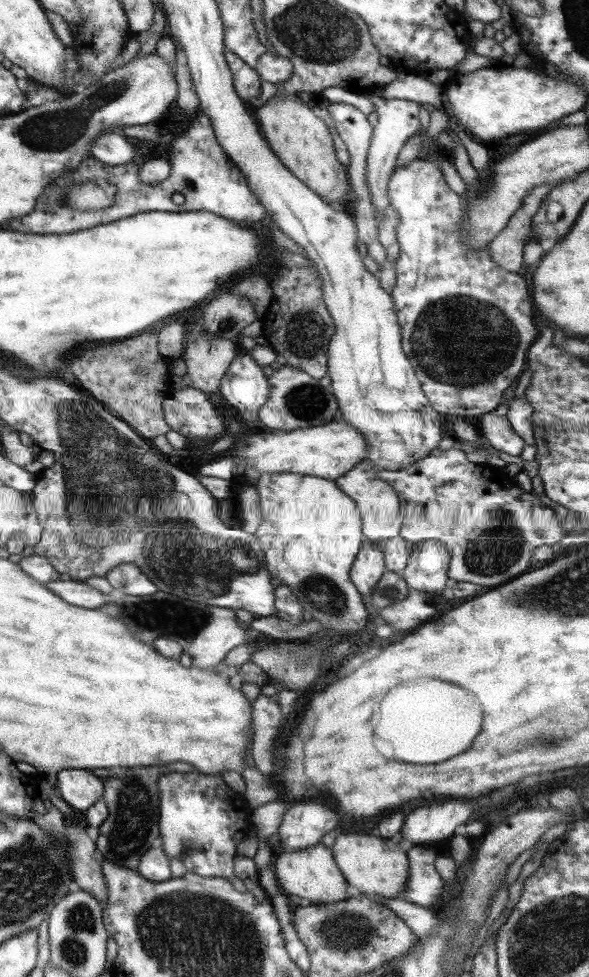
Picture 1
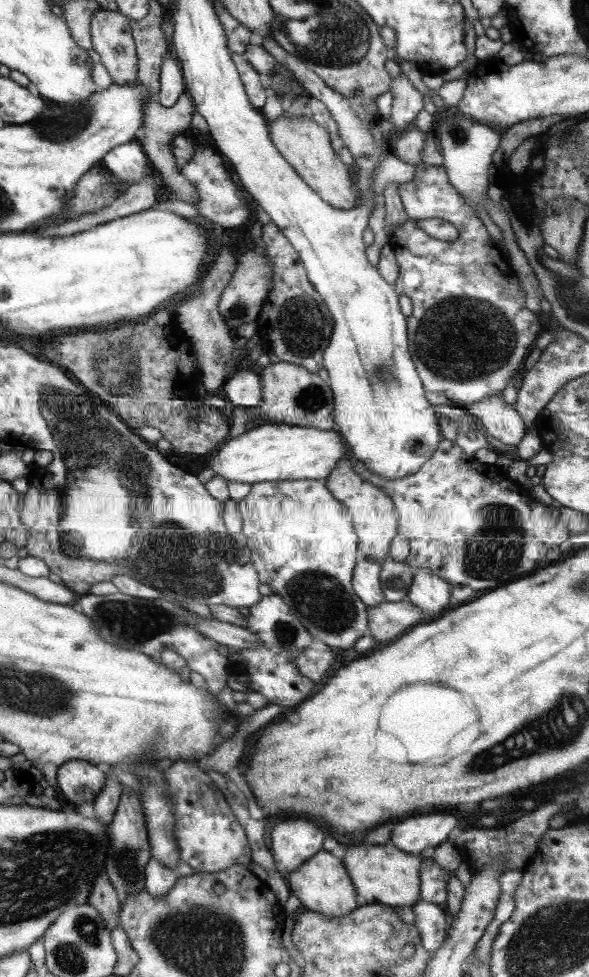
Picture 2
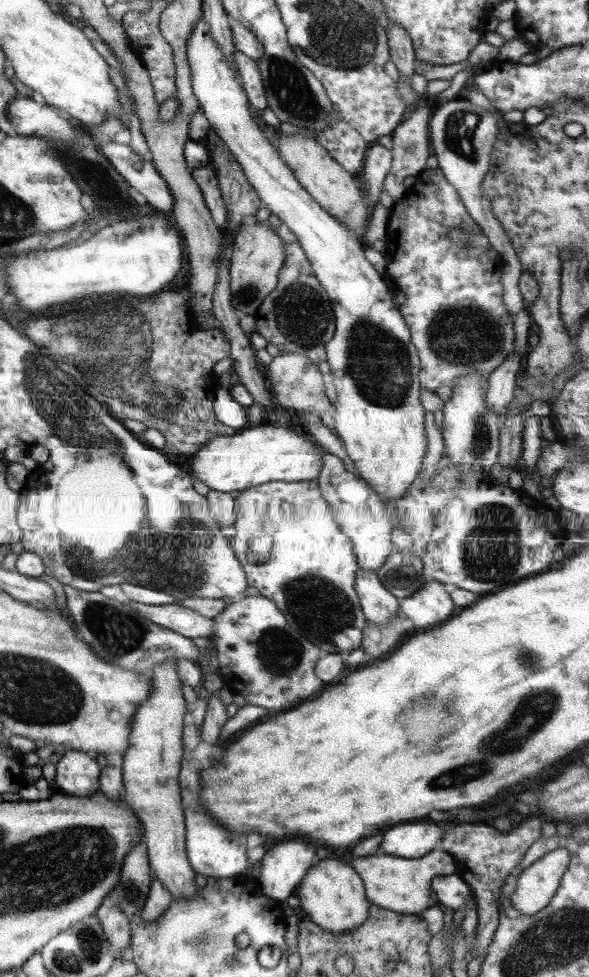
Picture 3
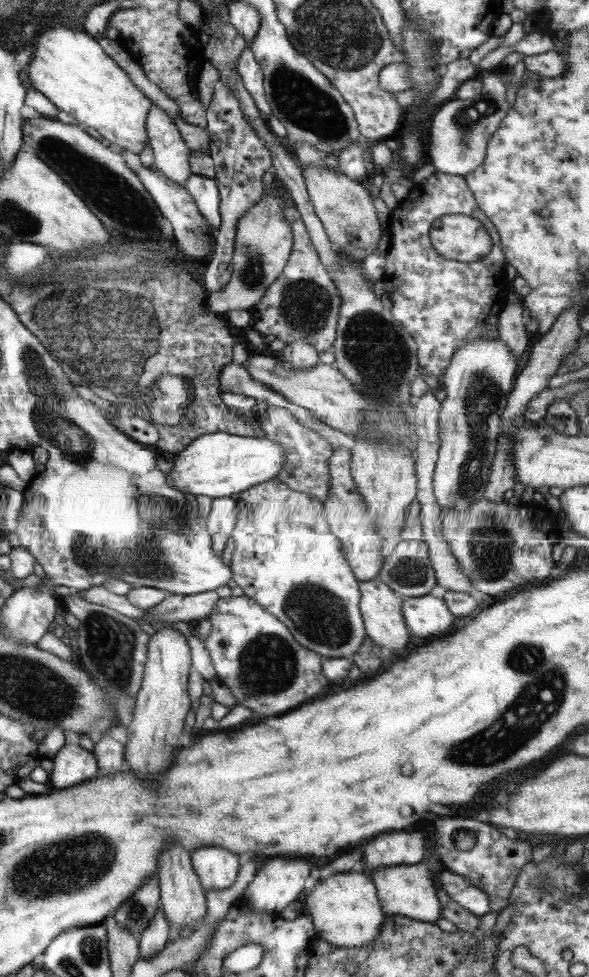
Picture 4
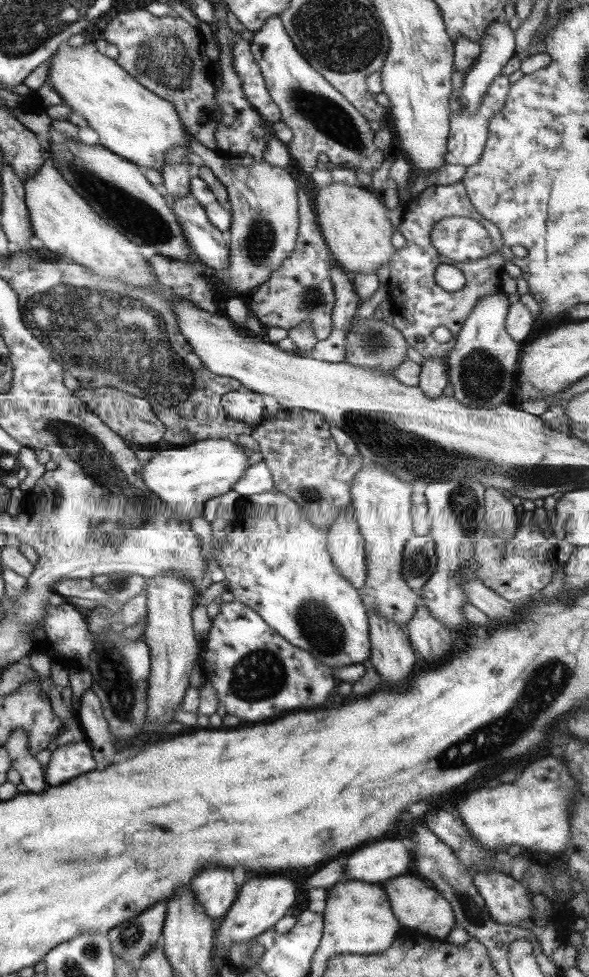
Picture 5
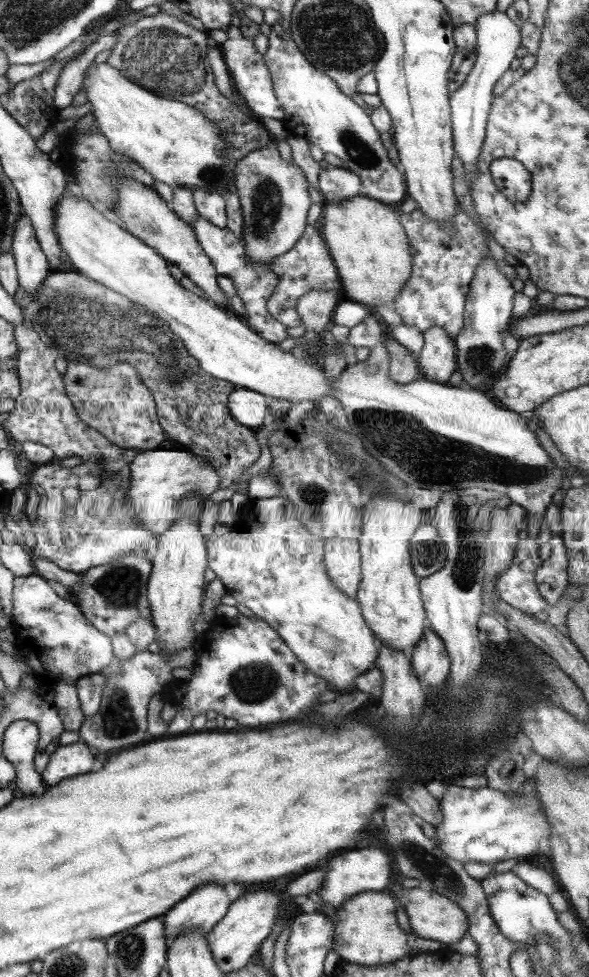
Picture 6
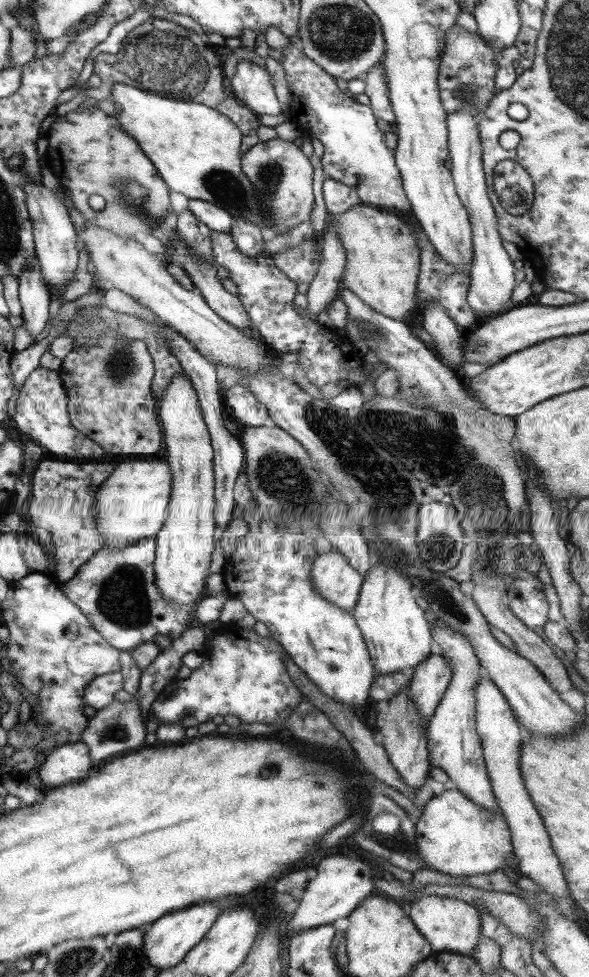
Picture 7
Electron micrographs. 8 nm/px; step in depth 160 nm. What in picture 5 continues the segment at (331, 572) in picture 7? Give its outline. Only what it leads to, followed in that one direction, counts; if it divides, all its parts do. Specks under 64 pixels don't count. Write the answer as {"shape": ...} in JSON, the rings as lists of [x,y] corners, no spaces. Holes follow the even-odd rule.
{"shape":[[[352,507],[340,509],[335,520],[327,532],[328,552],[336,570],[360,590],[367,579],[366,542],[360,534]]]}

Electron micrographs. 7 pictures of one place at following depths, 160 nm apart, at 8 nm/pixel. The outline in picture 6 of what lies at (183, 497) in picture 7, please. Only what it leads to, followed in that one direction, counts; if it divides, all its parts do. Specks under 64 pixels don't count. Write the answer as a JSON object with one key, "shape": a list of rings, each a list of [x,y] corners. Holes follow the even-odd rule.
{"shape":[[[189,494],[181,500],[181,516],[172,527],[166,532],[158,534],[158,550],[152,560],[151,575],[148,579],[148,603],[151,612],[151,621],[153,622],[156,640],[155,651],[162,654],[170,654],[174,657],[174,652],[180,652],[185,648],[193,646],[191,642],[195,640],[198,633],[194,630],[194,625],[200,624],[200,616],[203,611],[202,602],[204,599],[207,583],[204,580],[204,572],[208,568],[208,548],[206,539],[200,532],[200,520],[197,518],[198,513],[202,513],[206,498],[201,498],[197,494]]]}

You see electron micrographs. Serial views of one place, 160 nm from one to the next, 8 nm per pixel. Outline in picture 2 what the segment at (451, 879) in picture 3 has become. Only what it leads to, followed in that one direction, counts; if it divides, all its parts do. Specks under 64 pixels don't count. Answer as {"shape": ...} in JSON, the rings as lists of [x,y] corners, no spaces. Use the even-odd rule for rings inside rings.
{"shape":[[[439,857],[420,859],[420,899],[442,904],[447,899],[447,882],[452,871],[443,867]]]}

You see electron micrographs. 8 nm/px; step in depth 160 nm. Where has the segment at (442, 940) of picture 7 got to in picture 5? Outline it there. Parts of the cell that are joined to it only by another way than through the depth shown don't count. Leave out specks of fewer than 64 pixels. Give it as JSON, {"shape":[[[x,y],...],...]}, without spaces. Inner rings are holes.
{"shape":[[[408,873],[390,879],[383,885],[392,912],[402,927],[416,929],[438,940],[446,940],[454,928],[455,918],[451,904],[436,890],[426,886],[424,880]]]}

